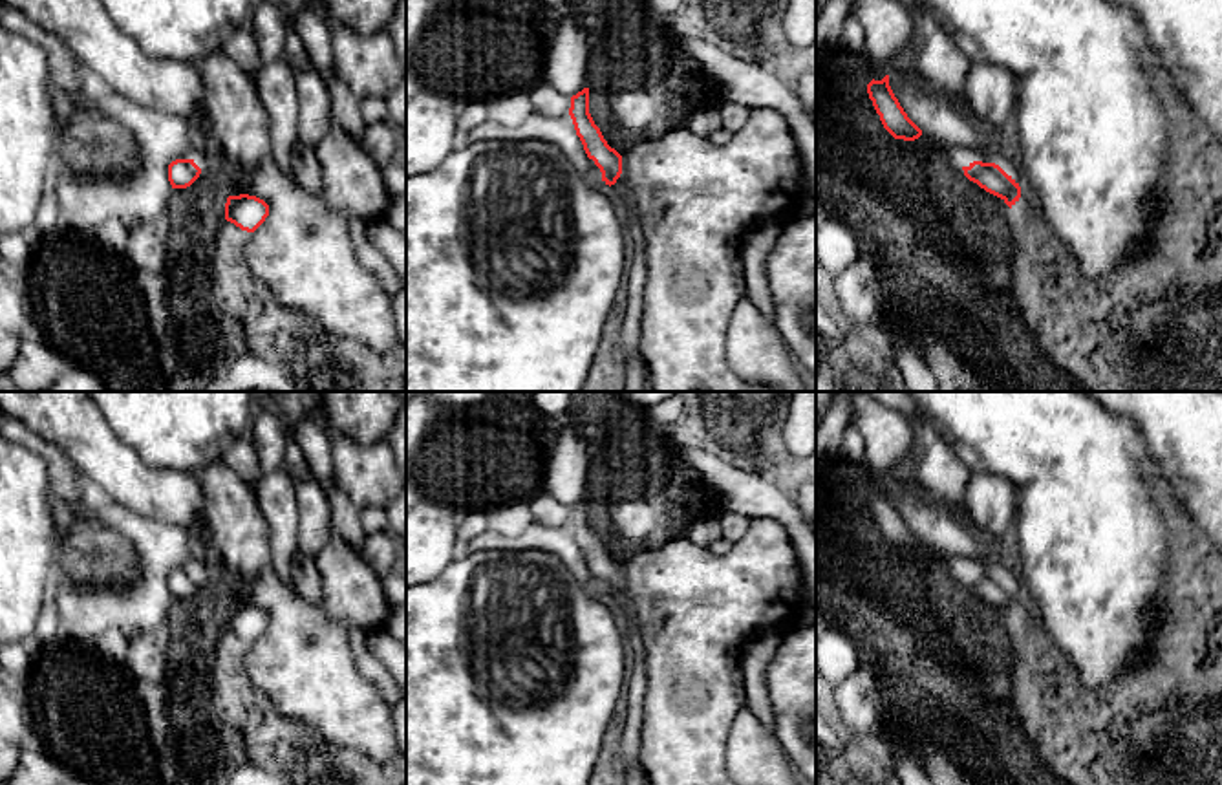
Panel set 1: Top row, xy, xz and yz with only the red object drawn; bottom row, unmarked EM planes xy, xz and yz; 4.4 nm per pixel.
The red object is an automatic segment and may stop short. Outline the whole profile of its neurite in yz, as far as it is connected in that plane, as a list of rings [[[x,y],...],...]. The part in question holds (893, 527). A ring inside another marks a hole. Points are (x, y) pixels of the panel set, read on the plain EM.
[[[889,485],[882,490],[871,490],[867,494],[869,509],[884,538],[895,547],[904,551],[915,551],[922,545],[922,540],[907,527],[898,509],[889,496]]]

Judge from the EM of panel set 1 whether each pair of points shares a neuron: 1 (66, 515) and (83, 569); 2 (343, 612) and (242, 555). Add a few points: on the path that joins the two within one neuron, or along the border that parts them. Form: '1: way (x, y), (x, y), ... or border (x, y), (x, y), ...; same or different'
1: way (72, 527), (83, 544), (83, 557); same
2: way (317, 612), (297, 612), (264, 577); same

